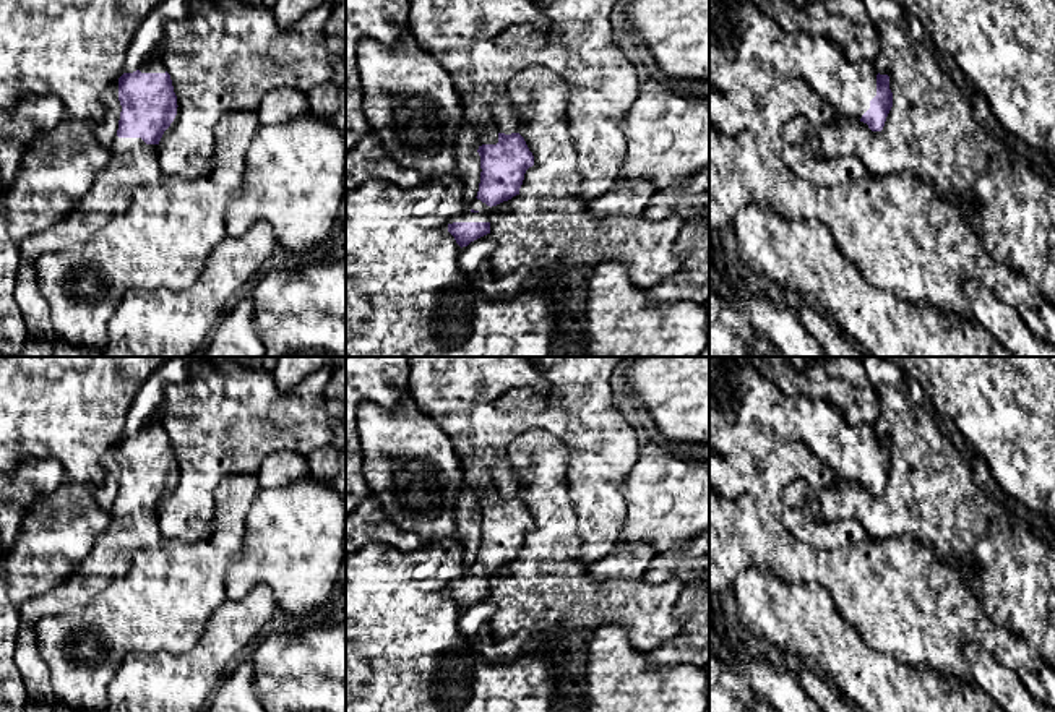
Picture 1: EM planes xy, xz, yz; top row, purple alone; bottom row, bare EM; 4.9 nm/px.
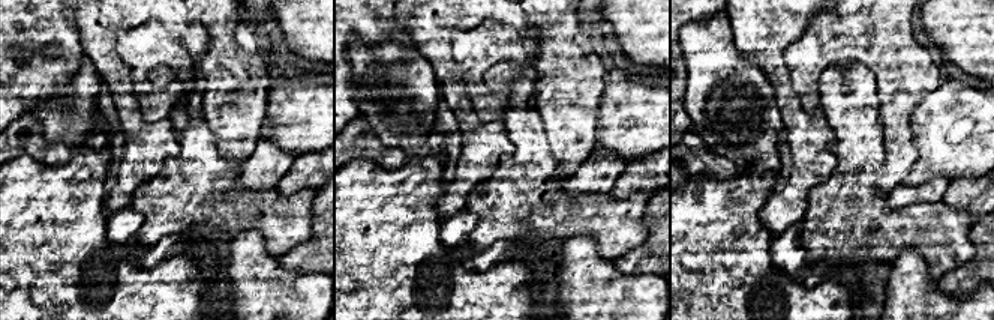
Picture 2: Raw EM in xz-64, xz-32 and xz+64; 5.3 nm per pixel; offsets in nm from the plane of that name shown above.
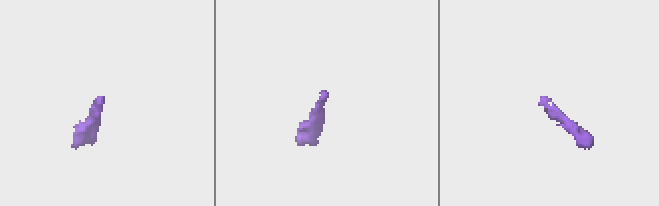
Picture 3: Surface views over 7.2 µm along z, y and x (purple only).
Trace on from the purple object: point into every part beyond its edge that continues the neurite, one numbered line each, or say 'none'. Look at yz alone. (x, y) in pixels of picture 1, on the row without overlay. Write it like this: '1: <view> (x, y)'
1: yz (749, 414)

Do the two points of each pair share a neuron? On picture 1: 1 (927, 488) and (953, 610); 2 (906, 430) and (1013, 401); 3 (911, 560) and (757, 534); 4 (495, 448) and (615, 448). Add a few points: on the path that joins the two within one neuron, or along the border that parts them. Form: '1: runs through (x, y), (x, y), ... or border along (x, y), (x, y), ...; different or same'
1: border along (932, 545), (940, 561), (955, 565); different
2: border along (921, 391), (935, 407); different
3: runs through (872, 566), (810, 566), (796, 561); same
4: runs through (523, 419), (580, 419), (585, 424); same

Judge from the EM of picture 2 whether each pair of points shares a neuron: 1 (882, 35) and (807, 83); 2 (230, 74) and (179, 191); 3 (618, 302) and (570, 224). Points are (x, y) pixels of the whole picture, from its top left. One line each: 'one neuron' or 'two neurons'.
1: one neuron
2: two neurons
3: two neurons

